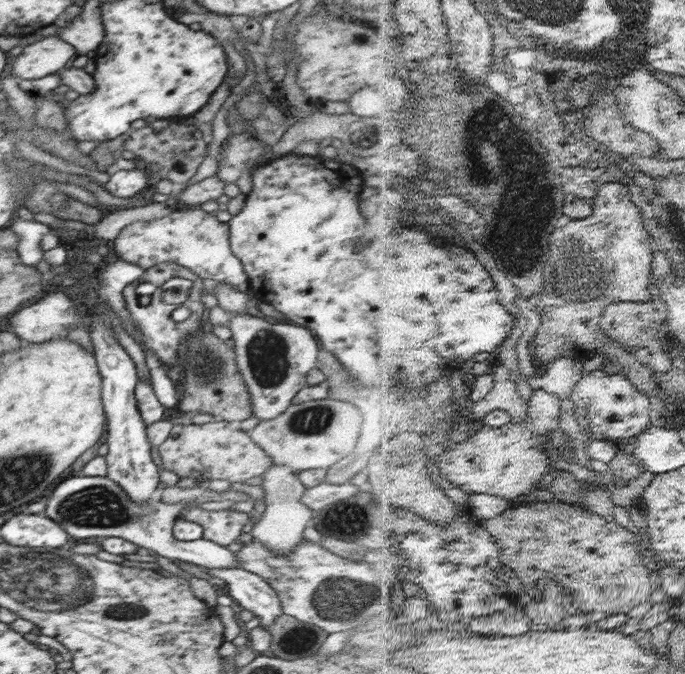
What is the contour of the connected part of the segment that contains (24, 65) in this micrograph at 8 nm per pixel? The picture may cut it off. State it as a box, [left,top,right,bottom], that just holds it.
[8,35,78,80]

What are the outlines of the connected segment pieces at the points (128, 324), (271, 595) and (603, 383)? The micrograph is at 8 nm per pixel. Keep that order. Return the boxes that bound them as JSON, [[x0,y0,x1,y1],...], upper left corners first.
[[94,259,144,341],[204,567,283,630],[571,367,652,445]]

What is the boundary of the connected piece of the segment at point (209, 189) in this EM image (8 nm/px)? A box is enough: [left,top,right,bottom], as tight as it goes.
[176,175,225,208]

